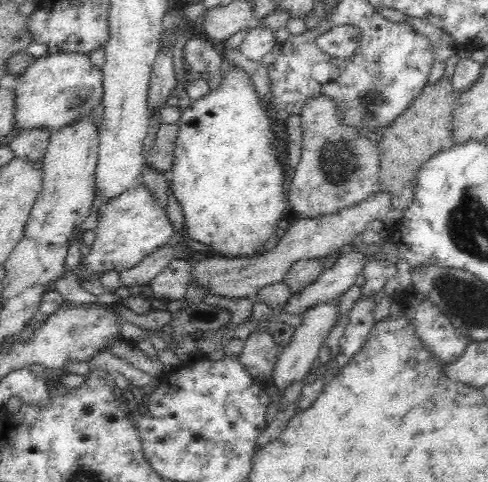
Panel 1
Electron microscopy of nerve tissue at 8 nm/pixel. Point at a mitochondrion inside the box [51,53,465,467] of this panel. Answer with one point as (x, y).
(337, 159)

